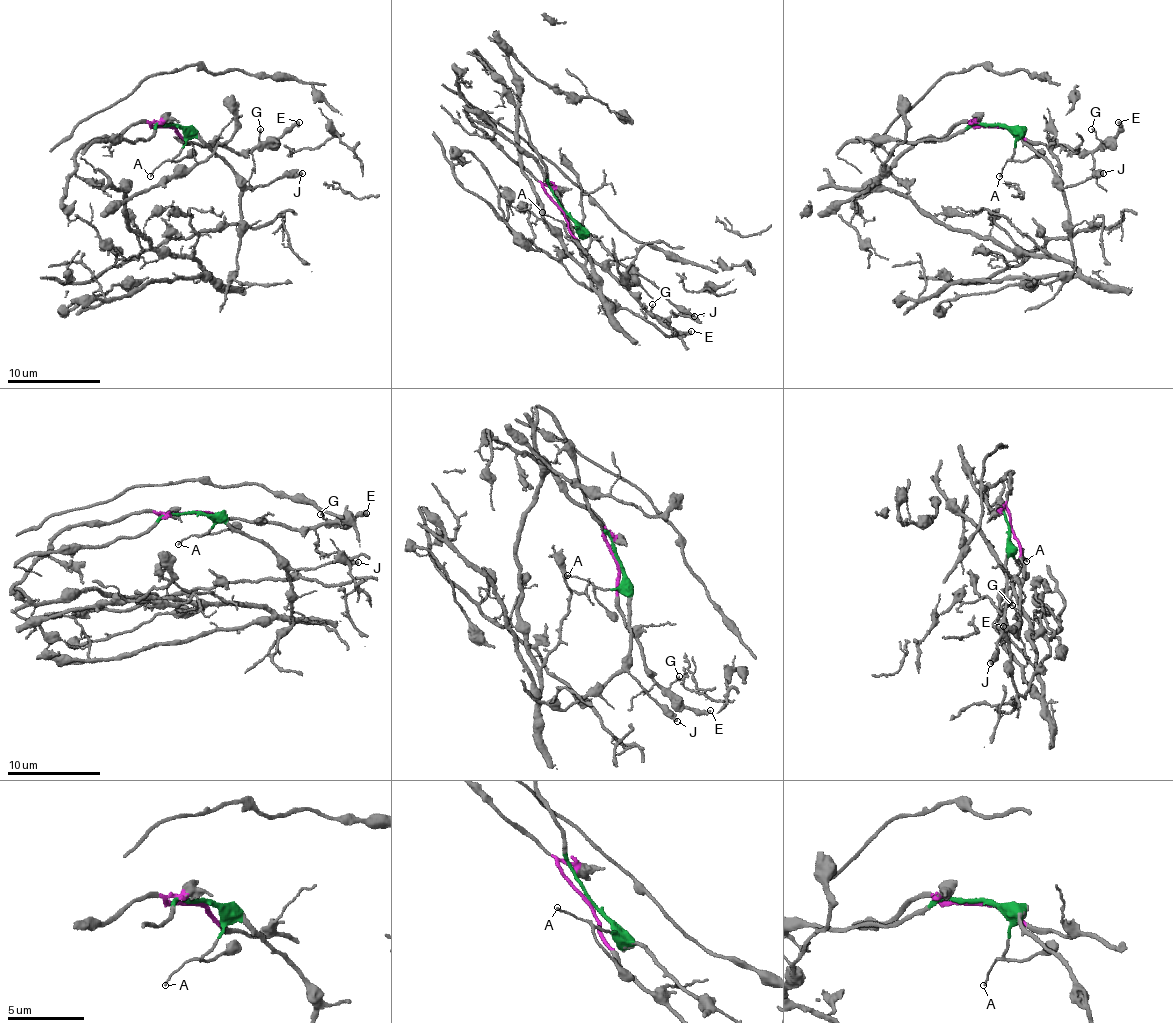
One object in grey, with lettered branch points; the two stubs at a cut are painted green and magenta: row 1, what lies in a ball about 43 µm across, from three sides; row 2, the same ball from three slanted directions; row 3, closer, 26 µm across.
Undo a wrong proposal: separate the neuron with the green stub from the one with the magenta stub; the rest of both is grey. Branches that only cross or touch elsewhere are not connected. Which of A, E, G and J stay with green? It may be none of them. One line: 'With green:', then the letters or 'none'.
With green: A, J

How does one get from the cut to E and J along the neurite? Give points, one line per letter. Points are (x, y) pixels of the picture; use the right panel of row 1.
E: (996, 126), (1015, 130), (1034, 142), (1096, 151), (1117, 133), (1117, 121)
J: (996, 126), (1008, 126), (1050, 165), (1064, 188), (1103, 172)

